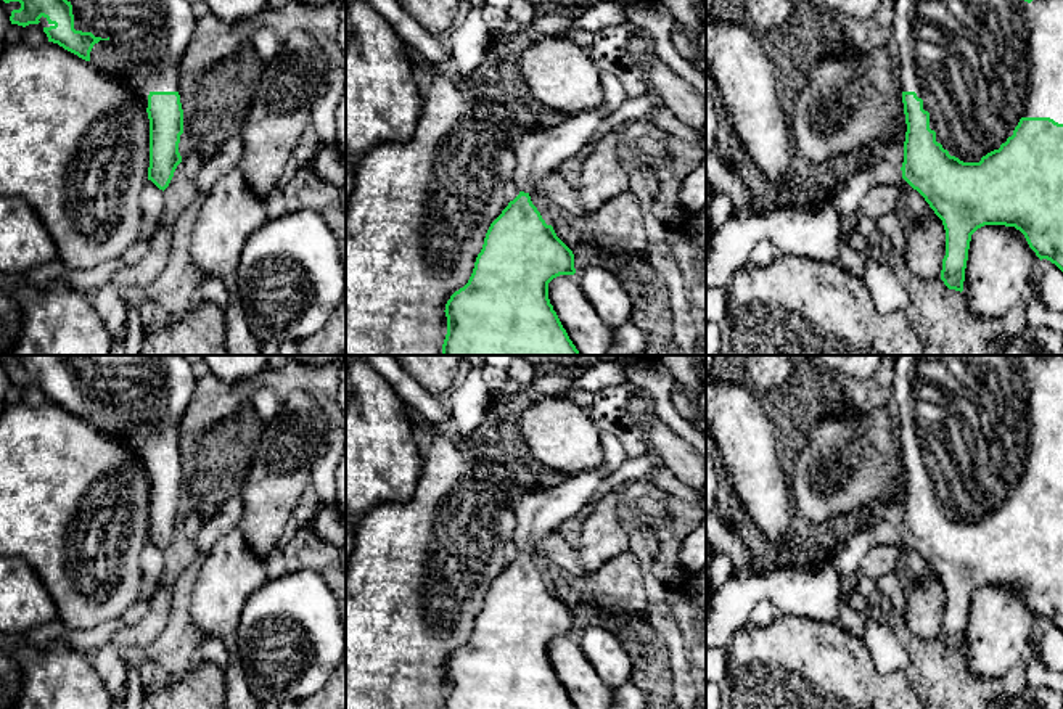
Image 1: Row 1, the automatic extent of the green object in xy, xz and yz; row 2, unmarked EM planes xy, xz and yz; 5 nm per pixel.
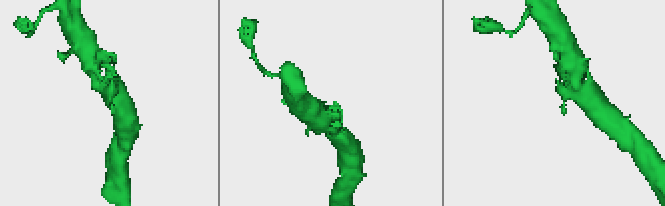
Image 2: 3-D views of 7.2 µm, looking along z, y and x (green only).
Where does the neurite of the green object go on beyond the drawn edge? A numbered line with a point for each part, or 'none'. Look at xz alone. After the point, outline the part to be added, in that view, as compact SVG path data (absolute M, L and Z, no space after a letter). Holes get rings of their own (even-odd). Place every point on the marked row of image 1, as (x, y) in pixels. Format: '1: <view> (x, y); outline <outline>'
1: xz (539, 153); outline M600 72L605 103L587 113L571 116L560 125L542 132L511 133L510 148L516 156L513 182L519 191L532 193L534 183L589 146L592 133L606 116L626 100L622 82L611 72Z

